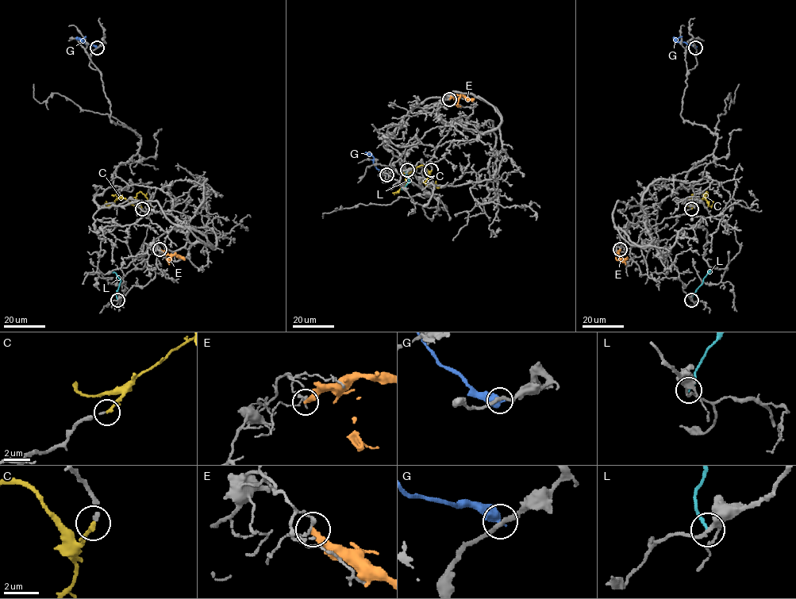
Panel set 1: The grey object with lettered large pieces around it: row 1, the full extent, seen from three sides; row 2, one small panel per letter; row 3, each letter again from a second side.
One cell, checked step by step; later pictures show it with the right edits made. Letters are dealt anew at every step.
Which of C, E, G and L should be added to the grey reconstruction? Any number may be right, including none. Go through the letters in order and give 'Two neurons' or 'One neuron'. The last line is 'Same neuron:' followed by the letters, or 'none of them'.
C: One neuron
E: Two neurons
G: Two neurons
L: Two neurons
Same neuron: C

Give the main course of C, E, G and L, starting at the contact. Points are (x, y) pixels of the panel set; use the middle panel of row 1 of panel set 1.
C: (431, 170), (429, 172), (420, 165), (406, 174), (405, 184), (397, 192), (392, 192)
E: (449, 99), (460, 94), (457, 104), (460, 106)
G: (386, 174), (374, 166), (371, 155), (374, 161)
L: (407, 170), (409, 182), (401, 189)

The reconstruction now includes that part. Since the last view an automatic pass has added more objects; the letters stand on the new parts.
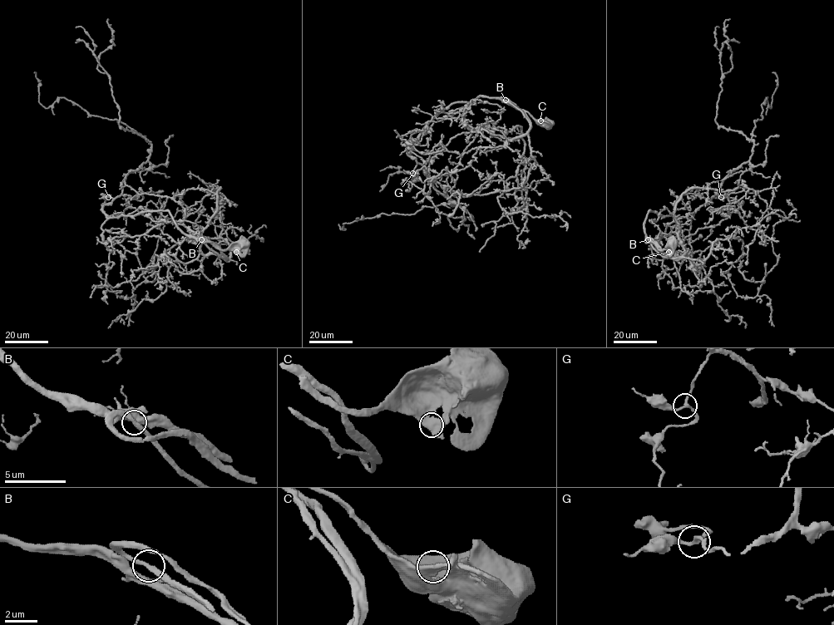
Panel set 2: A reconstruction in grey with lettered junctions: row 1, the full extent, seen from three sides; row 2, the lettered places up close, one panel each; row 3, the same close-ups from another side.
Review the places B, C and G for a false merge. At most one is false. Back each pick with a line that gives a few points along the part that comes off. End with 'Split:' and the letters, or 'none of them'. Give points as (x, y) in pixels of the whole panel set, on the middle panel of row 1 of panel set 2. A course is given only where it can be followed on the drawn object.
Split: none of them

